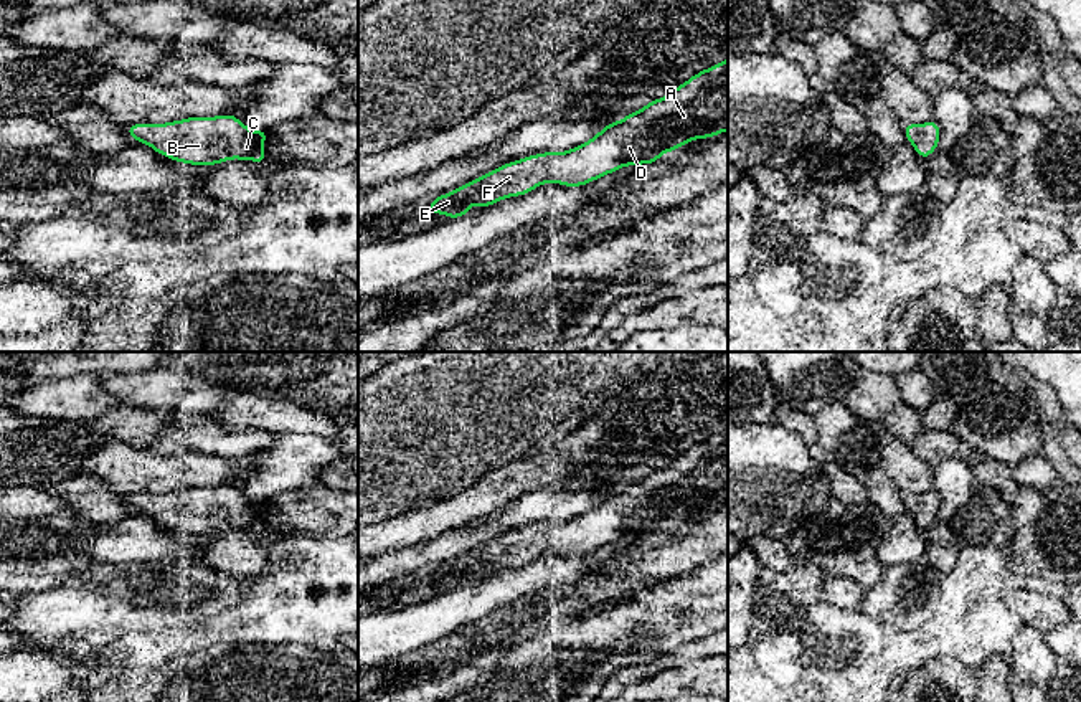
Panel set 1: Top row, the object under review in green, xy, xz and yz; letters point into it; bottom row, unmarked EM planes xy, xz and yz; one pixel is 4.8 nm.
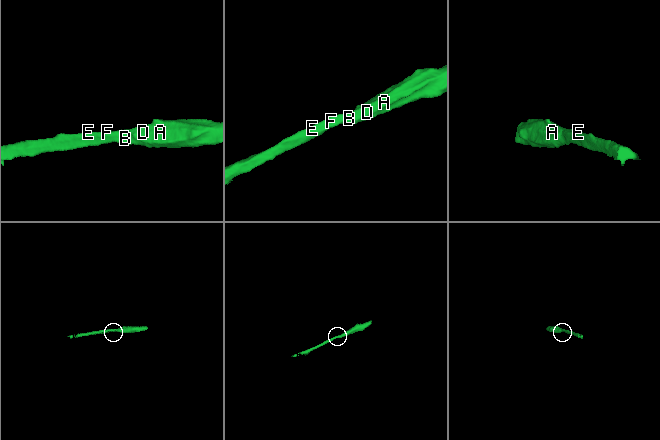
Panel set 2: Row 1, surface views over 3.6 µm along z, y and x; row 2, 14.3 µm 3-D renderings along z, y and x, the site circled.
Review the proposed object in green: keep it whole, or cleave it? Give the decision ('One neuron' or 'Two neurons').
One neuron

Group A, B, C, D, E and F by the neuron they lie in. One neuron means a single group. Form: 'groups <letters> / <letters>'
groups A B C D E F

